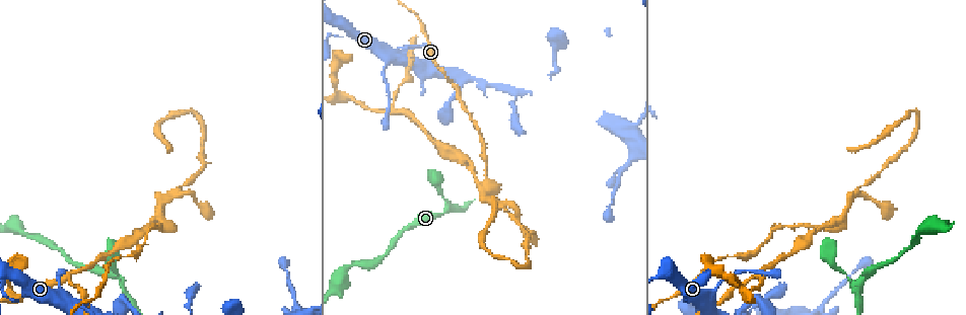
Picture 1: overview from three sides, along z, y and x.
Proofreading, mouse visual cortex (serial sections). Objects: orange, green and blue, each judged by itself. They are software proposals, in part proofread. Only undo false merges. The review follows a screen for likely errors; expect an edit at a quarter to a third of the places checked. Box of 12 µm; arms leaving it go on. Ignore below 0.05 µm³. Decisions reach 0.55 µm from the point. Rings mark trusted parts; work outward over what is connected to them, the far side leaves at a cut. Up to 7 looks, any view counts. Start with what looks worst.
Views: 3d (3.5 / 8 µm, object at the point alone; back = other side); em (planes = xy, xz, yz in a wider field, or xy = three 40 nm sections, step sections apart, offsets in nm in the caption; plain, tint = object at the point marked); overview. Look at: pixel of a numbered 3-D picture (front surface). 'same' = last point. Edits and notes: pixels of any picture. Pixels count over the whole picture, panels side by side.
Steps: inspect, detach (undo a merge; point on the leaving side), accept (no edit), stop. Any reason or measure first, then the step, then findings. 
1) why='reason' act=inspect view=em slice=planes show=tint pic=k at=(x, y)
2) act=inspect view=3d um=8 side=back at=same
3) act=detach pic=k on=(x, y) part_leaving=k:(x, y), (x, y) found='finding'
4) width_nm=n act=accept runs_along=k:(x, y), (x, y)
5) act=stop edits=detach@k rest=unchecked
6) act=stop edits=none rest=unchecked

why='a narrow waist' act=inspect view=3d um=3.5 side=back pic=1 at=(501, 207)

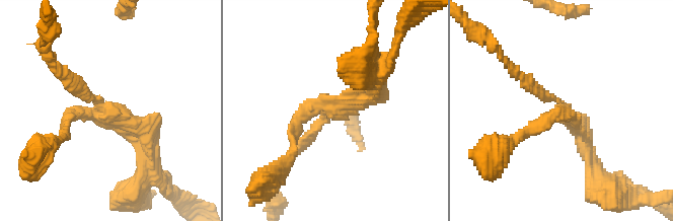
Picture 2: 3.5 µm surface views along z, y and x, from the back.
arms=3 arm_widths_nm=200,200,250 why='now the EM' act=inspect view=em slice=xy step=2 show=tint pic=2 at=(112, 116)

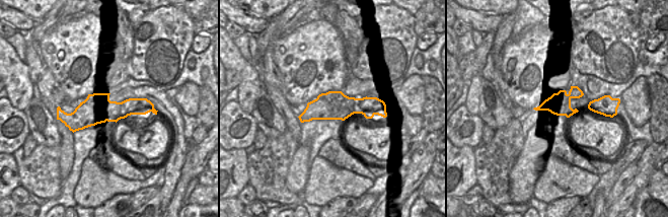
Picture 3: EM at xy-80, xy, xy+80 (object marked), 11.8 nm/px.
act=detach pic=2 on=(551, 117) found='two cells meet here'

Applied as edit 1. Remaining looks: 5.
why='redraw' act=inspect view=overview

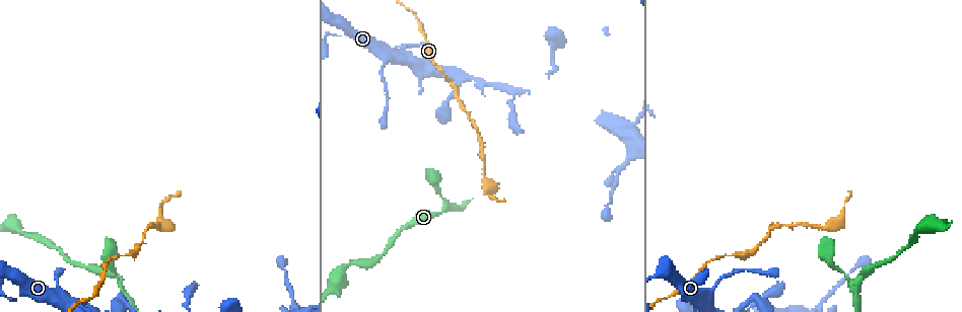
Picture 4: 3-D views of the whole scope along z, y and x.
why='abrupt turn' act=inspect view=3d um=3.5 pic=4 at=(685, 298)

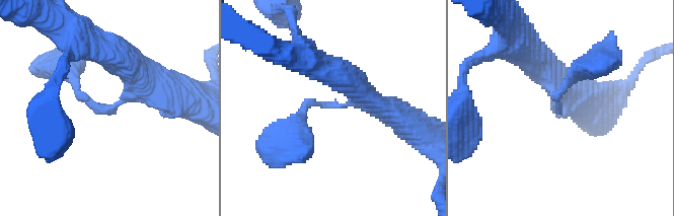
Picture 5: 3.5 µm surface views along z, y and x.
arm_widths_nm=150,350 act=inspect view=em slice=planes show=tint pic=5 at=(105, 108)

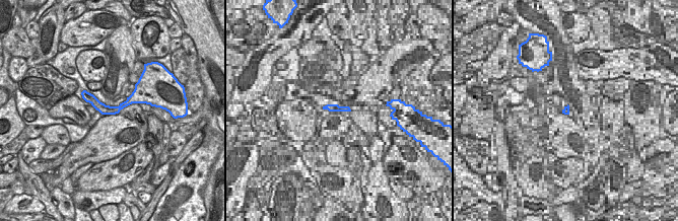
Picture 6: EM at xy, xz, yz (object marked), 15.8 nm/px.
act=inspect view=em slice=xy step=2 show=tint at=same

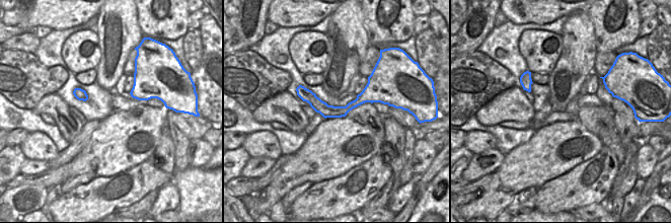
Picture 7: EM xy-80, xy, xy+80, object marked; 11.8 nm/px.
act=accept runs_along=5:(166, 85), (101, 110), (79, 94), (67, 66) found='continuous, no second cell'

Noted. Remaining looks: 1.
act=stop edits=detach@2 rest=unchecked

